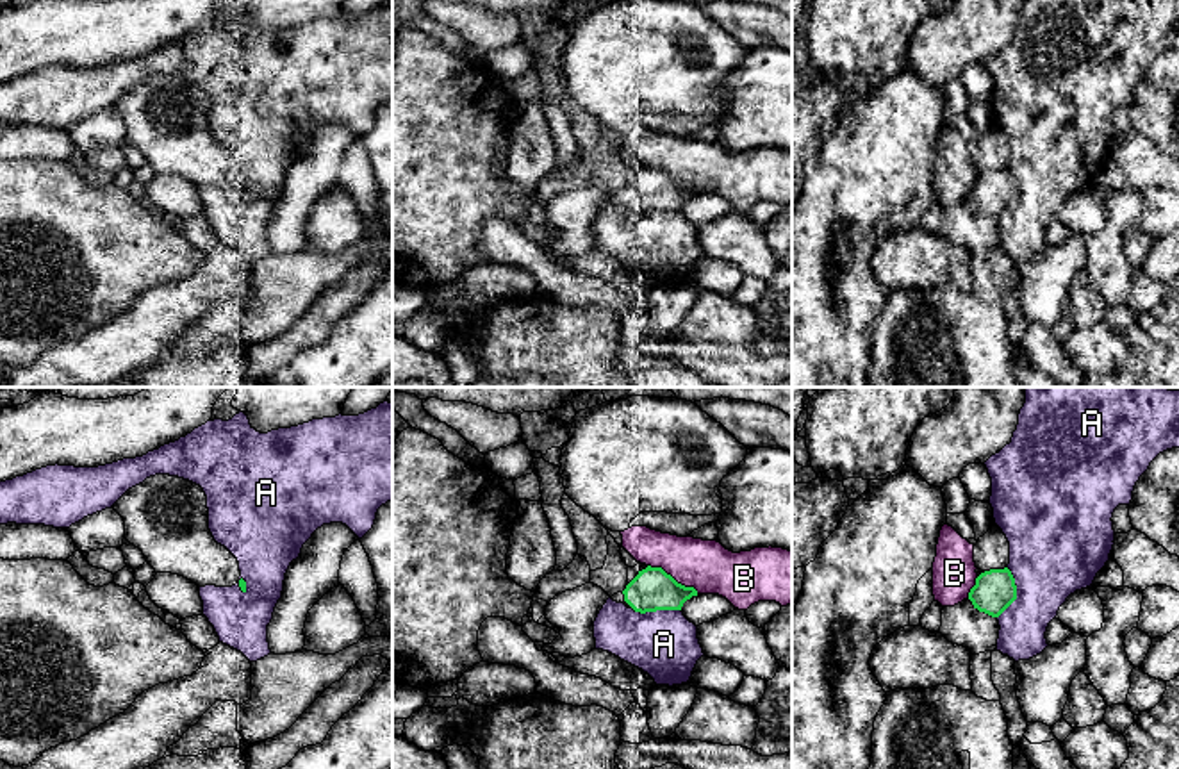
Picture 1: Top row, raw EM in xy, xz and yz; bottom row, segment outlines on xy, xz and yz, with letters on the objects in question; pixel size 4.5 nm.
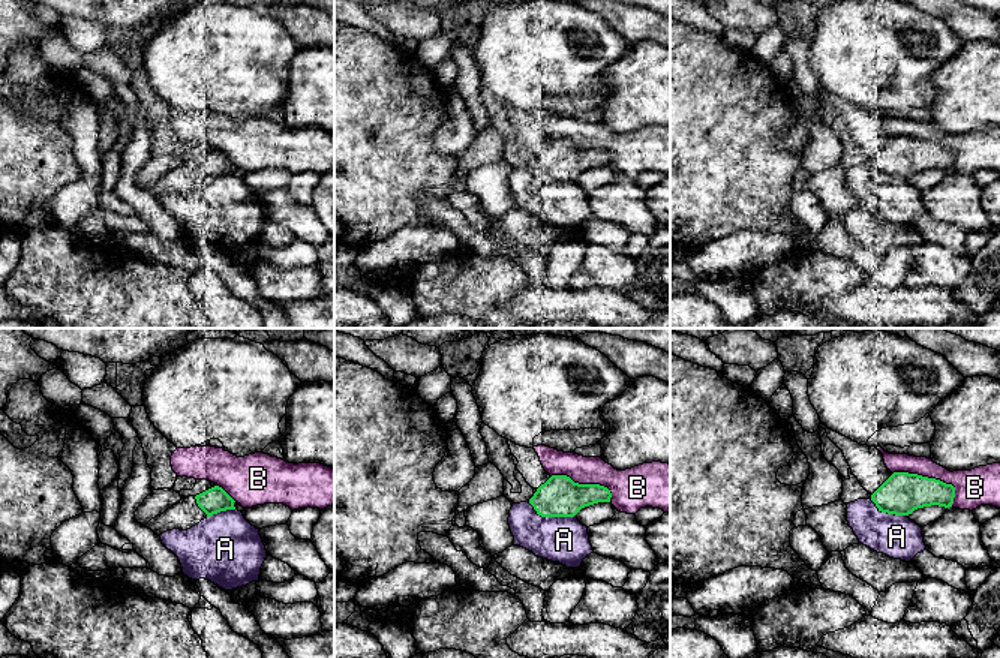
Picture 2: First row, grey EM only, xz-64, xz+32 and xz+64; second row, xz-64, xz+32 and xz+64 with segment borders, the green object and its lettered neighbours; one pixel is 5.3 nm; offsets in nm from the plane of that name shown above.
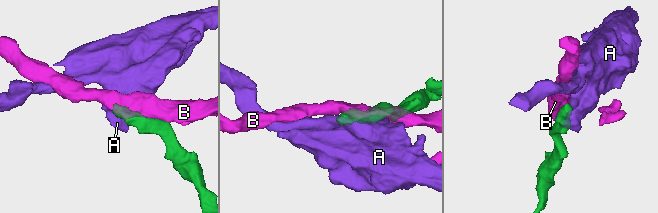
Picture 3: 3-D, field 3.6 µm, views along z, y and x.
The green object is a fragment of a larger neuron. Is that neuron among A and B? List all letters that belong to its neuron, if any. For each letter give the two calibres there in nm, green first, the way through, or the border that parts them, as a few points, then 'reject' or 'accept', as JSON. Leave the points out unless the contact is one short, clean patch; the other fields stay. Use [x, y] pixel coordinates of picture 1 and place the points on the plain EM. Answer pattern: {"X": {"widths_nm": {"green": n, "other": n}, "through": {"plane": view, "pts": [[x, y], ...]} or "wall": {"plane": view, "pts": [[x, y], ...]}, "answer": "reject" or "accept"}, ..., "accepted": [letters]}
{"A": {"widths_nm": {"green": 190, "other": 400}, "answer": "reject"}, "B": {"widths_nm": {"green": 190, "other": 240}, "answer": "reject"}, "accepted": []}

